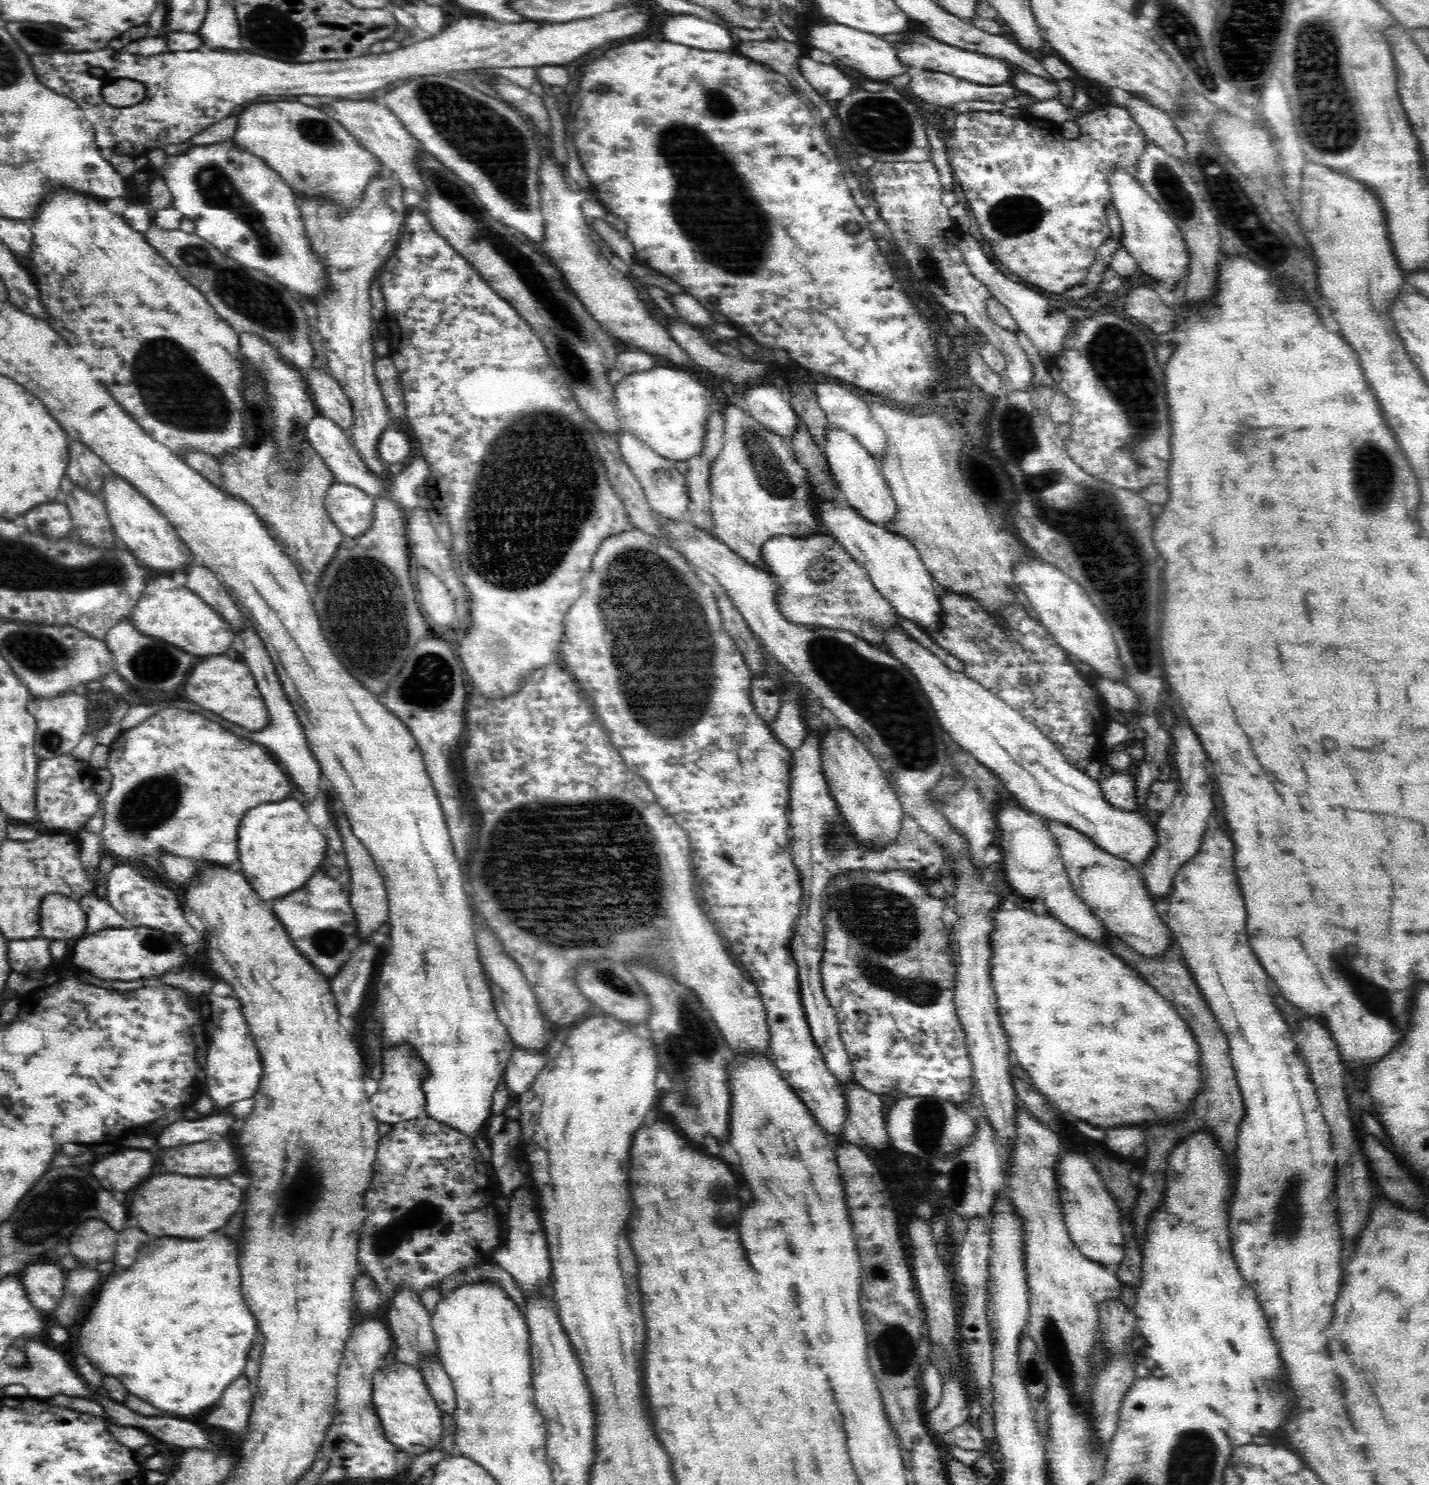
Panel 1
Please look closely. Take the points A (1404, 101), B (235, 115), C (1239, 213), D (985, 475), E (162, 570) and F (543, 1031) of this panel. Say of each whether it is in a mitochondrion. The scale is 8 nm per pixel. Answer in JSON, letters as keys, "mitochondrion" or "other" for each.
{"A":"other","B":"other","C":"mitochondrion","D":"other","E":"other","F":"other"}

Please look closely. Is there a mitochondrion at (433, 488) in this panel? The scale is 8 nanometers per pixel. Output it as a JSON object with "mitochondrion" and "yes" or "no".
{"mitochondrion":"no"}

